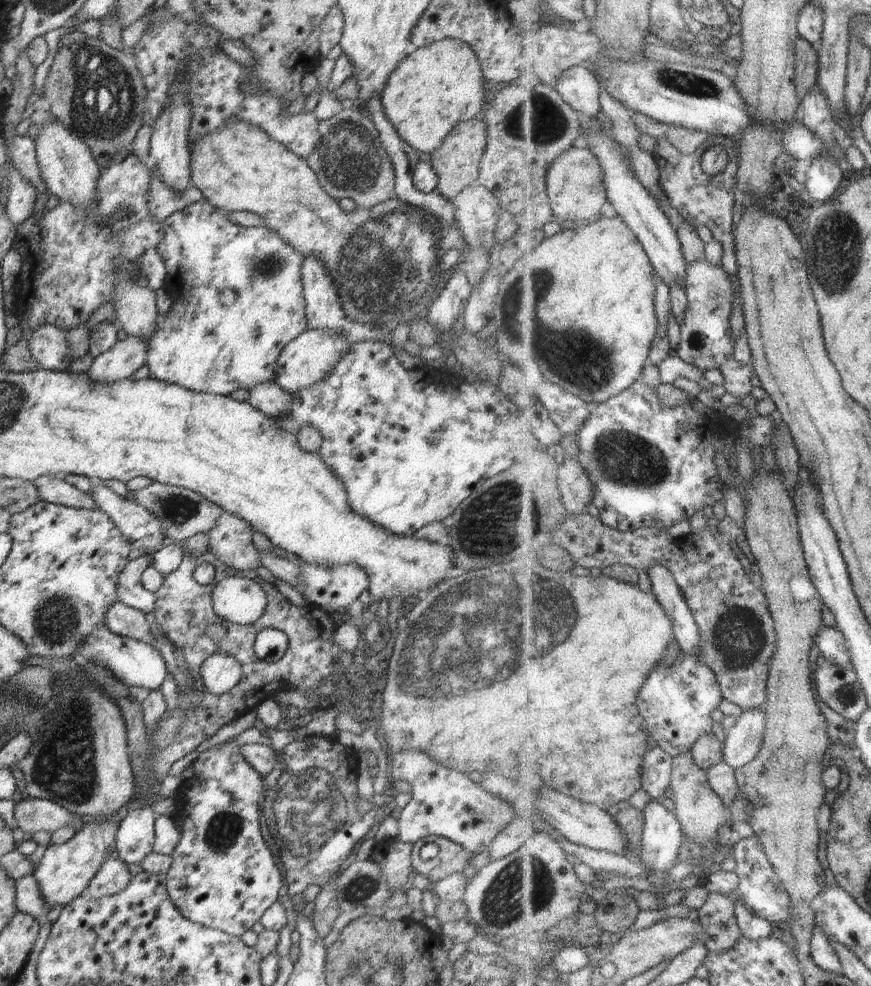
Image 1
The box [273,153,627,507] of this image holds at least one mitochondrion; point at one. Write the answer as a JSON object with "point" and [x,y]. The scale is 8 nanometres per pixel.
{"point":[387,266]}

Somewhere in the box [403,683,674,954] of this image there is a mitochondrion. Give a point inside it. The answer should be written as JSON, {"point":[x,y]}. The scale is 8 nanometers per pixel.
{"point":[525,885]}

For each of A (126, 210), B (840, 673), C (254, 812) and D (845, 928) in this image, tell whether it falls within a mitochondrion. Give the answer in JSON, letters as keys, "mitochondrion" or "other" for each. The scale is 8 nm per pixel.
{"A":"mitochondrion","B":"other","C":"mitochondrion","D":"other"}

